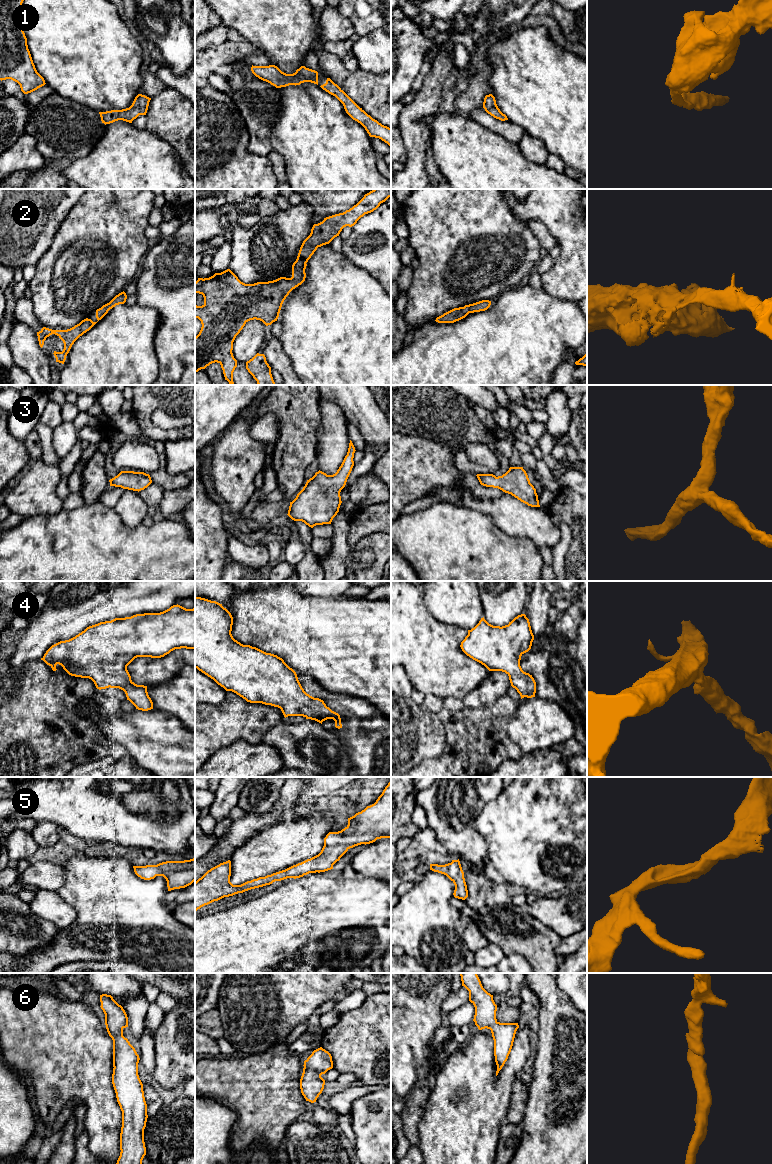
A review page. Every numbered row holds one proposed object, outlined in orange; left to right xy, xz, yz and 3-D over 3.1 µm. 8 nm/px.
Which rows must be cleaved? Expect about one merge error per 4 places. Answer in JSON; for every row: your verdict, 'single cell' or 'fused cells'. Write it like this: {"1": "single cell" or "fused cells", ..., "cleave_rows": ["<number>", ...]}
{"1": "single cell", "2": "single cell", "3": "single cell", "4": "single cell", "5": "single cell", "6": "single cell", "cleave_rows": []}

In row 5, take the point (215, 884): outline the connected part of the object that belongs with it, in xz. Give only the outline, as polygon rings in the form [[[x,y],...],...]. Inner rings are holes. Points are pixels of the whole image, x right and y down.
[[[391,780],[374,804],[348,818],[348,825],[341,831],[329,832],[324,838],[321,852],[310,859],[241,885],[230,882],[230,860],[208,870],[195,882],[195,911],[224,897],[270,885],[275,881],[331,870],[350,848],[370,844],[381,838],[391,838]]]

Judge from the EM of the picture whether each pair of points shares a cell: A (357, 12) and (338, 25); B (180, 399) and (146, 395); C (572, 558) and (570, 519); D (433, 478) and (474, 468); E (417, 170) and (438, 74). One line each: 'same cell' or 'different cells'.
A: different cells
B: same cell
C: same cell
D: different cells
E: same cell

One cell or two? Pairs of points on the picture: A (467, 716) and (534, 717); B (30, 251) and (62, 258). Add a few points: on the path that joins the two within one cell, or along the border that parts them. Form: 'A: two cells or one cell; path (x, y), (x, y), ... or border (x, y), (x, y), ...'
A: two cells; border (521, 701), (506, 726), (506, 735), (509, 740)
B: two cells; border (55, 234), (48, 250), (34, 264)

